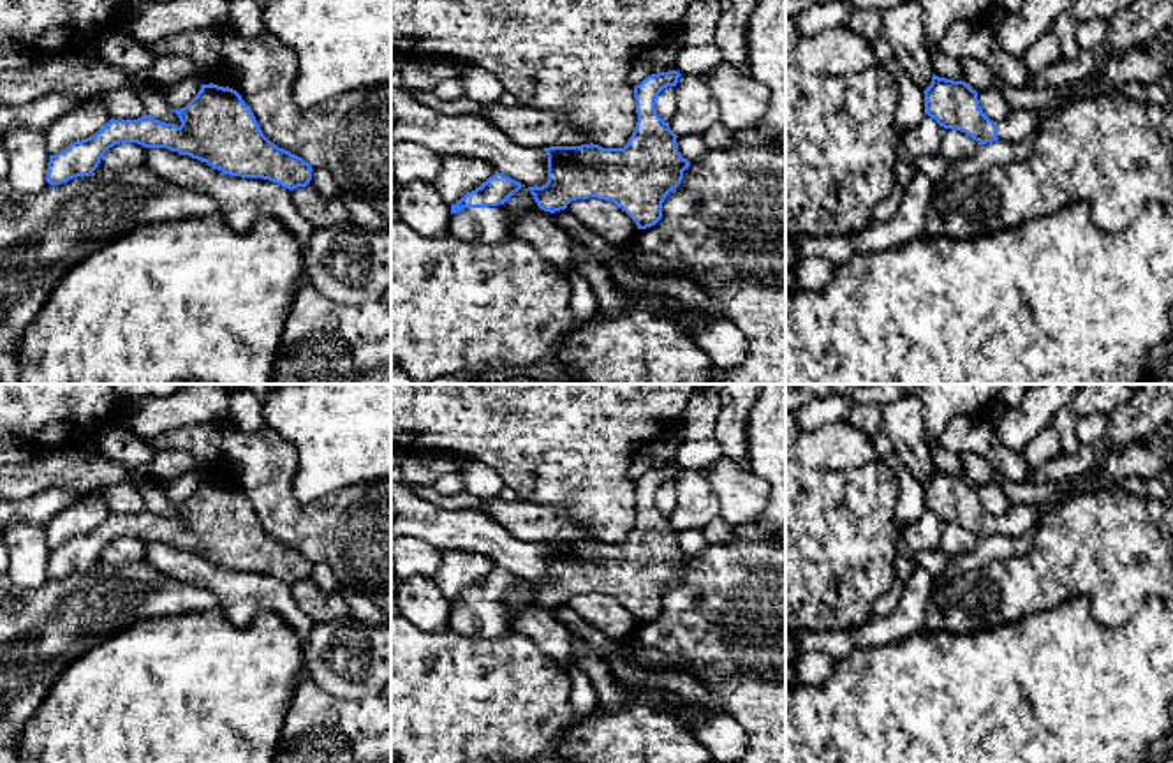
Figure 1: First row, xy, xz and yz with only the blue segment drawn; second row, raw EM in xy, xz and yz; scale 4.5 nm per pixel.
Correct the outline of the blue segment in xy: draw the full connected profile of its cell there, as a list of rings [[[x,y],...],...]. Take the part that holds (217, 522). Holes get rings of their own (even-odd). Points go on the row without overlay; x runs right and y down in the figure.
[[[201,479],[185,502],[173,506],[181,516],[180,522],[151,509],[137,515],[111,513],[97,529],[49,550],[46,576],[60,580],[90,571],[109,543],[137,537],[188,550],[231,571],[269,574],[289,585],[310,578],[312,560],[273,539],[236,485]]]

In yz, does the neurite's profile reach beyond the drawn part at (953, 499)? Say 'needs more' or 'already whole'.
needs more

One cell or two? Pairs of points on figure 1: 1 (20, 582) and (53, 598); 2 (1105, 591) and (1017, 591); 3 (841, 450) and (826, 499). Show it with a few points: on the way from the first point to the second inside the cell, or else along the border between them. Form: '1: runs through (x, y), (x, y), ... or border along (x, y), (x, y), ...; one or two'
1: border along (46, 577), (18, 600); two
2: runs through (1084, 584), (1038, 584); one
3: border along (876, 459), (844, 469), (814, 469), (804, 464); two

